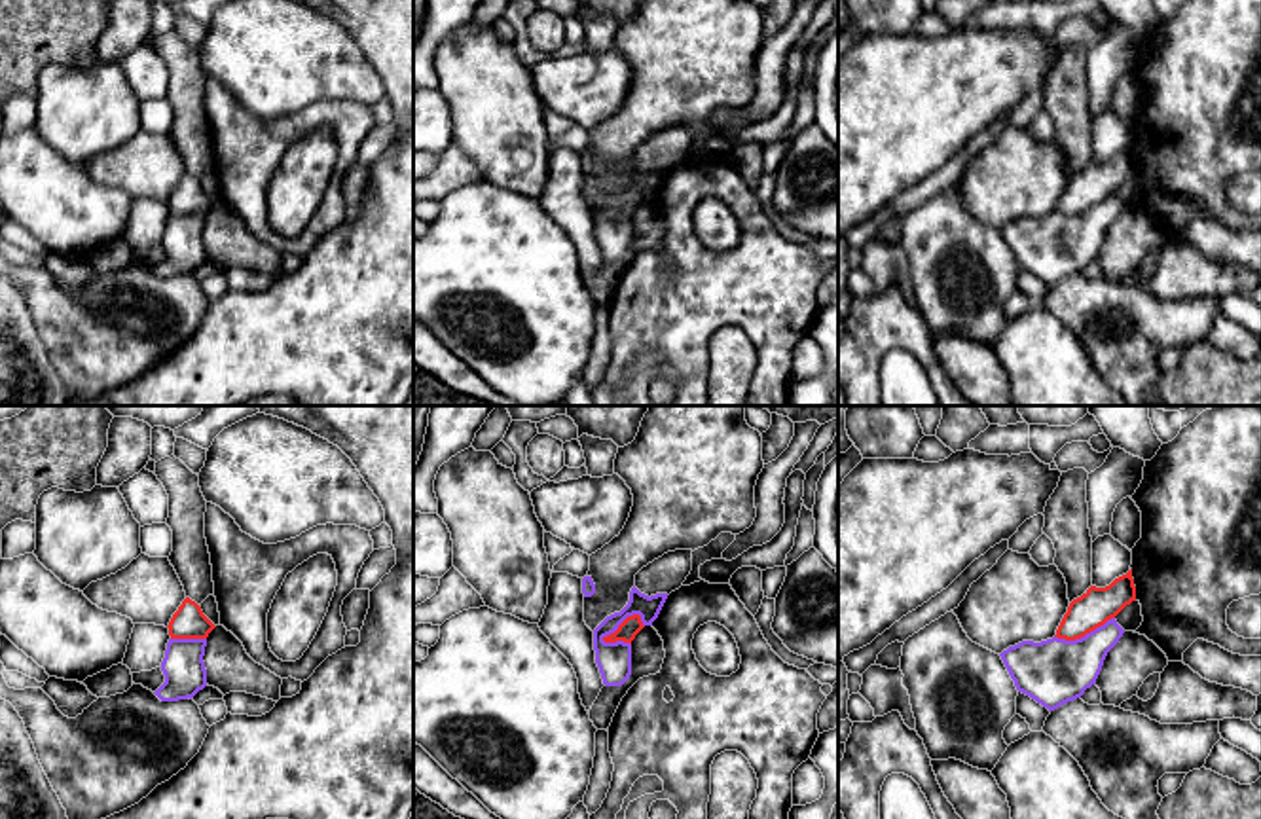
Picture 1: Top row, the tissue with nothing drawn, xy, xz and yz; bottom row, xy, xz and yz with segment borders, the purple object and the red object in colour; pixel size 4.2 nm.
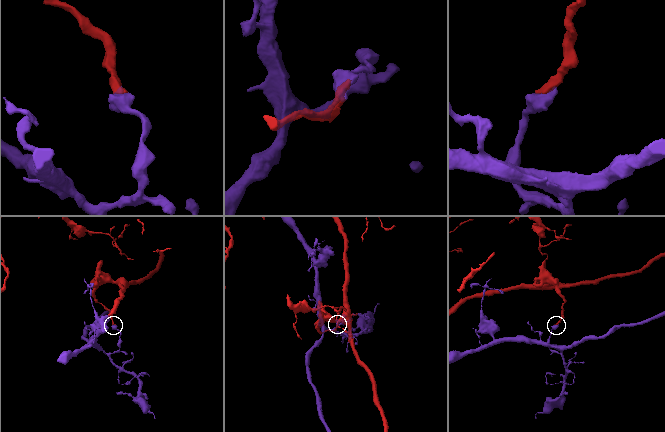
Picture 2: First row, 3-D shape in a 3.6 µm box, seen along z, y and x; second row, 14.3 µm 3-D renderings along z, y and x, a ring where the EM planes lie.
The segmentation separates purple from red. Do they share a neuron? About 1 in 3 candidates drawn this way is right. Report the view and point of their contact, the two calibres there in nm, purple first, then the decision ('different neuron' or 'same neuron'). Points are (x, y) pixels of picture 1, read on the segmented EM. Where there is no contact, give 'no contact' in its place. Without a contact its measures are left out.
xz (621, 622) | 140/90 nm | different neuron

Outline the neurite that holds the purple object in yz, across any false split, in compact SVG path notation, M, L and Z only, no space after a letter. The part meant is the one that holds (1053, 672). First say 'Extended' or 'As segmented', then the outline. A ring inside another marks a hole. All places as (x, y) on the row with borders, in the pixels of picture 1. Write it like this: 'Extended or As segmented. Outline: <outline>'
As segmented. Outline: M1111 618L1081 639L1022 641L999 656L1016 690L1054 711L1096 684L1107 652L1123 633Z

